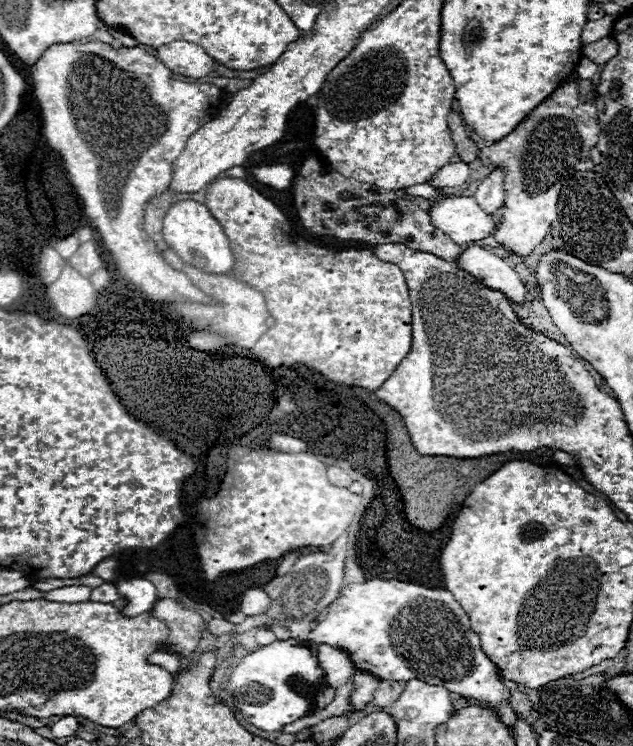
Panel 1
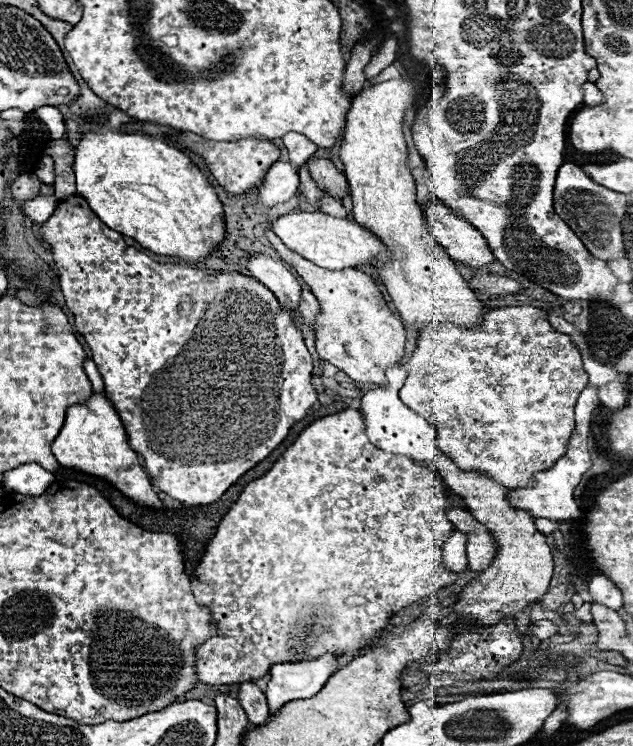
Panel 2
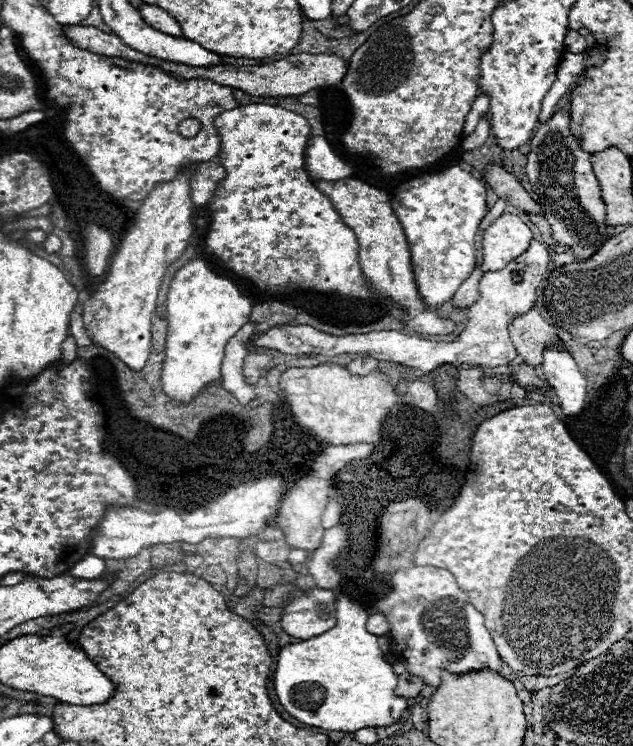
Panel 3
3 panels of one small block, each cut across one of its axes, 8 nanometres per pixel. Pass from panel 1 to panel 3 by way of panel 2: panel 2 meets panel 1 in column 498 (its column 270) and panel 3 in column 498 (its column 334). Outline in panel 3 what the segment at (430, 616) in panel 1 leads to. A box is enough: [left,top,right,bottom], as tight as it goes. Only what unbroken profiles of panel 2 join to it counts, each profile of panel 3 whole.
[374,566,502,686]

